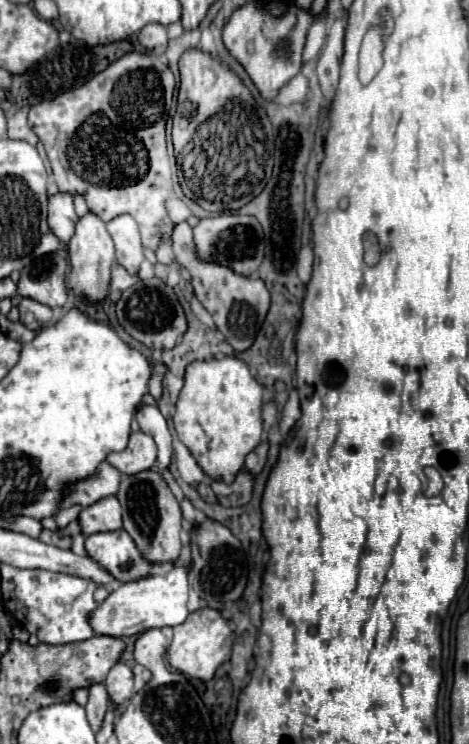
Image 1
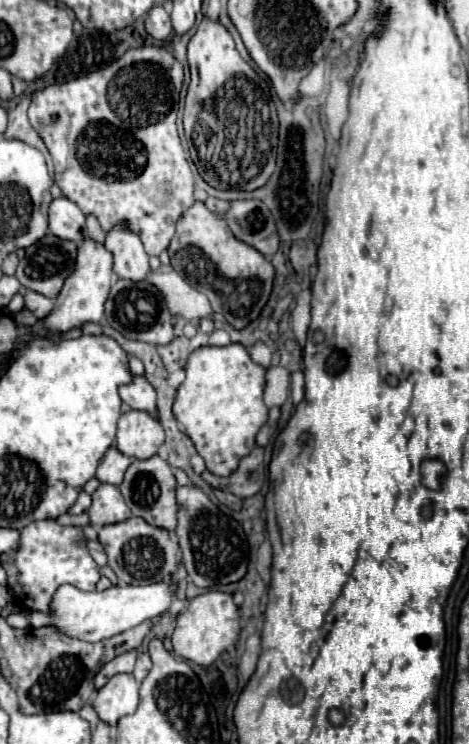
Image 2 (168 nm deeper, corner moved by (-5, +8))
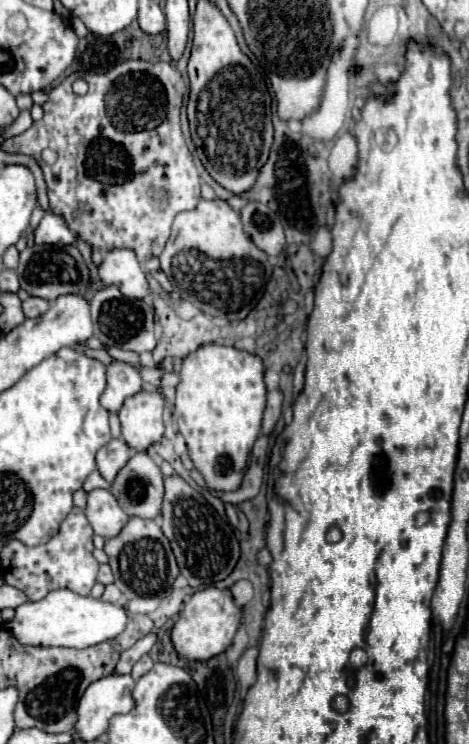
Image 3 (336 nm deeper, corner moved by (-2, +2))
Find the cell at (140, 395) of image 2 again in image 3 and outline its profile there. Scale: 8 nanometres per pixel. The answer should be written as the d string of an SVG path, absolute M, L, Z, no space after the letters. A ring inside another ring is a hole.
M114 362L108 366L108 386L100 398L100 404L110 412L118 412L128 396L134 396L142 390L144 386L140 372L130 364Z

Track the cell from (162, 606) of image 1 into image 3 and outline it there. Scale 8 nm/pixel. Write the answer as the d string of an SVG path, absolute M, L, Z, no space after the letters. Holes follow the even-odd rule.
M60 588L46 594L38 602L26 602L16 608L12 622L4 626L26 646L66 646L66 648L90 648L100 642L116 638L128 624L128 610L122 604L80 596L72 590Z

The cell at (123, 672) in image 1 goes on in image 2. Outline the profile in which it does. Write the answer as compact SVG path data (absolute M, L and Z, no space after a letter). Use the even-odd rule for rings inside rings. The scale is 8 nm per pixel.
M115 674L107 680L103 688L95 692L91 706L95 708L97 716L105 724L115 724L121 716L133 714L139 702L139 682L135 682L133 674Z

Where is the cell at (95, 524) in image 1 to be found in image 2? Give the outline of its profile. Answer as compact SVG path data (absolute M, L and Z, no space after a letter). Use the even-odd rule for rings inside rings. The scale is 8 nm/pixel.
M101 484L93 492L93 504L87 510L91 522L101 528L107 524L117 524L123 522L131 516L131 510L127 510L127 504L123 502L123 496L119 494L117 486L111 484Z

